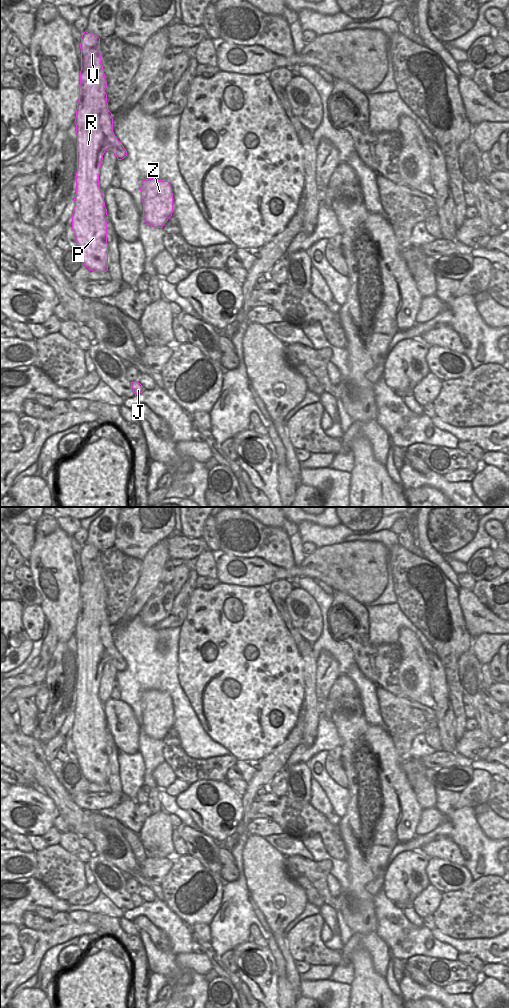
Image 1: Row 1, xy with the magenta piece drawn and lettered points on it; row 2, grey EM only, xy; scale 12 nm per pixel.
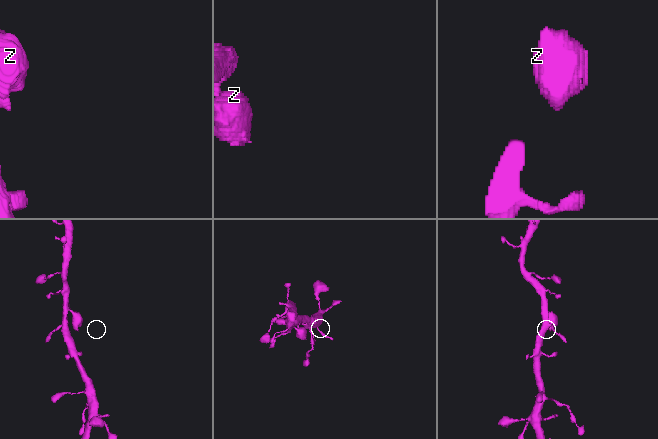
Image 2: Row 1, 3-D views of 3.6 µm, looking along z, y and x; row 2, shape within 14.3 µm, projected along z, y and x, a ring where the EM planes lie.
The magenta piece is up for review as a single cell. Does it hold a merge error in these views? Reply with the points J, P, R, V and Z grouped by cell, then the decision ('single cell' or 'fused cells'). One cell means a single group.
J P R V Z | single cell

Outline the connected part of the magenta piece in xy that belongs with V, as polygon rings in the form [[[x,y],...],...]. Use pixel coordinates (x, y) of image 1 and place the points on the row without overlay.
[[[88,544],[81,549],[81,583],[79,612],[76,621],[77,684],[75,719],[72,725],[72,741],[75,745],[77,761],[84,777],[94,784],[108,783],[107,721],[104,703],[99,699],[99,686],[103,667],[111,662],[118,672],[127,668],[127,663],[113,644],[112,625],[108,621],[103,577],[101,575],[100,550]]]

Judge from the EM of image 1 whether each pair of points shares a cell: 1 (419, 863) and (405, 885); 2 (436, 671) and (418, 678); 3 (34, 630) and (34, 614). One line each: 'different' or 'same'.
1: same
2: different
3: same

